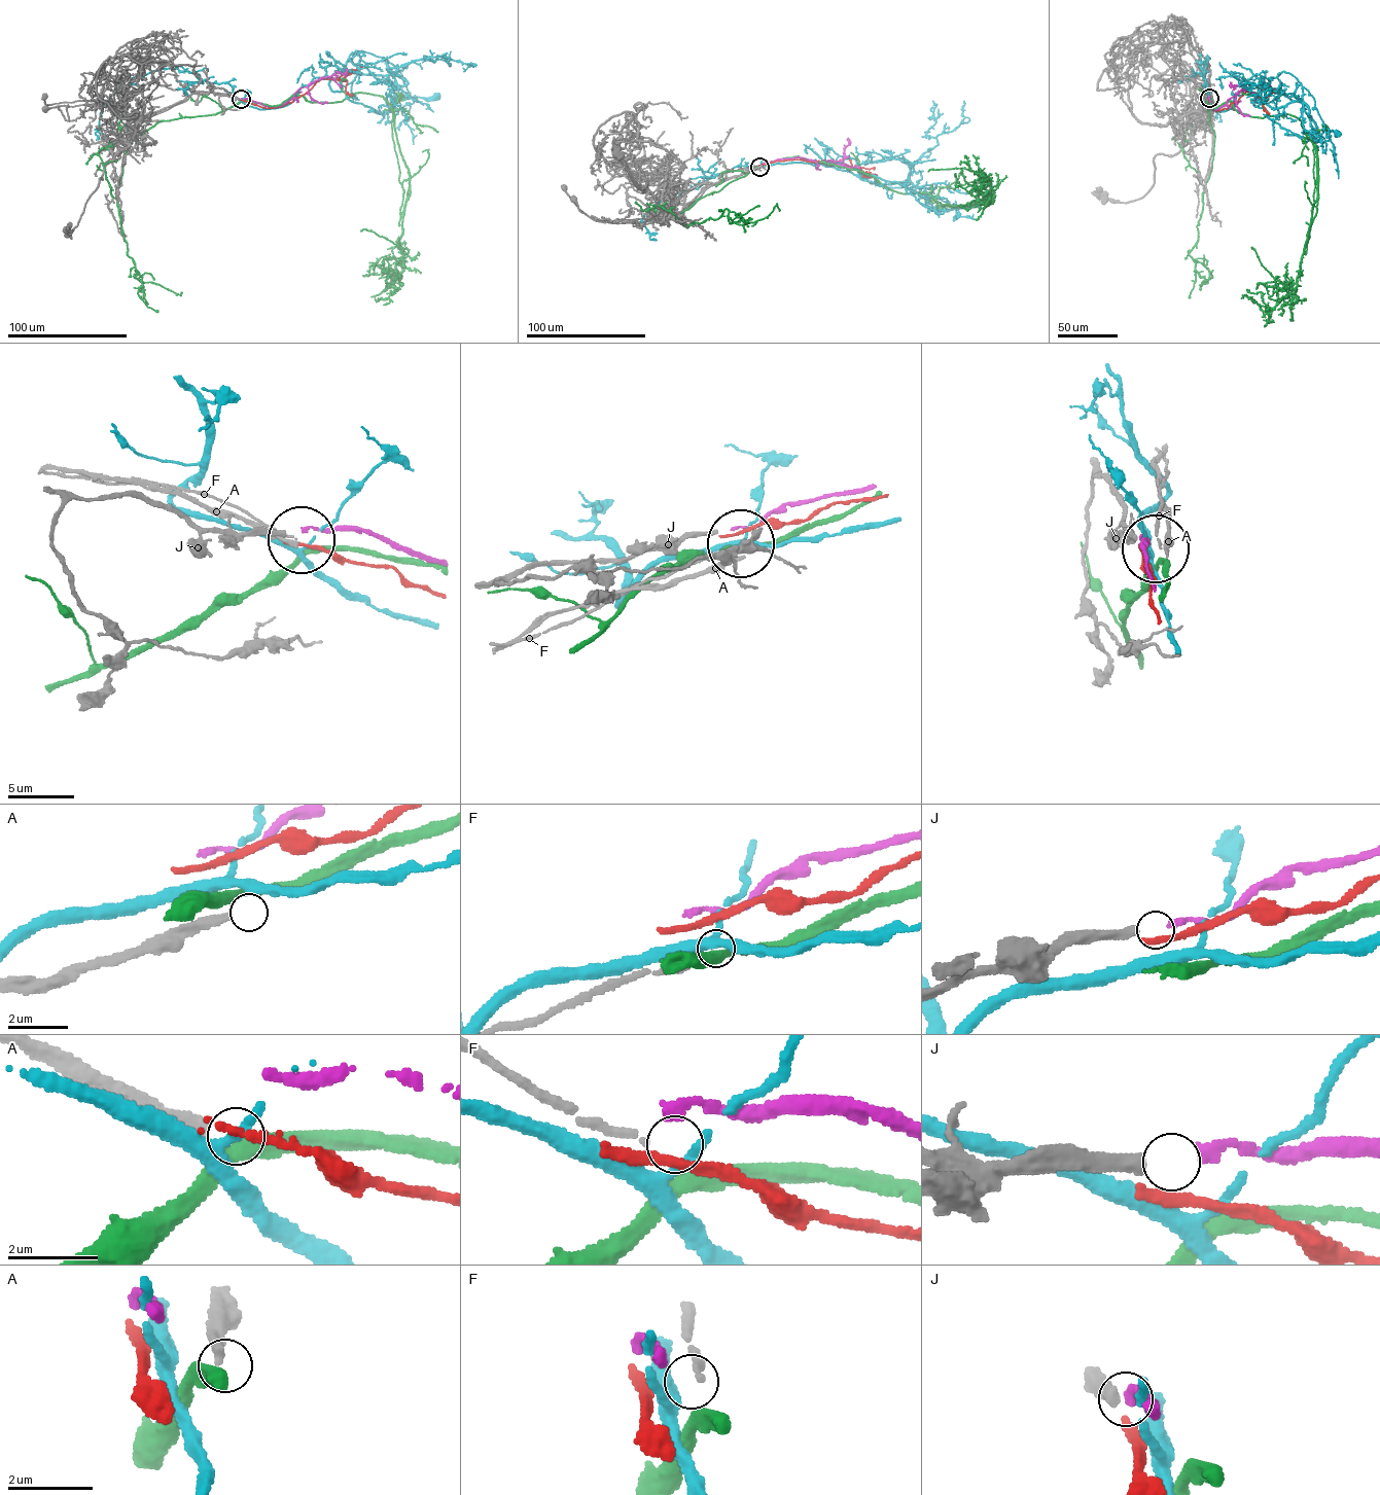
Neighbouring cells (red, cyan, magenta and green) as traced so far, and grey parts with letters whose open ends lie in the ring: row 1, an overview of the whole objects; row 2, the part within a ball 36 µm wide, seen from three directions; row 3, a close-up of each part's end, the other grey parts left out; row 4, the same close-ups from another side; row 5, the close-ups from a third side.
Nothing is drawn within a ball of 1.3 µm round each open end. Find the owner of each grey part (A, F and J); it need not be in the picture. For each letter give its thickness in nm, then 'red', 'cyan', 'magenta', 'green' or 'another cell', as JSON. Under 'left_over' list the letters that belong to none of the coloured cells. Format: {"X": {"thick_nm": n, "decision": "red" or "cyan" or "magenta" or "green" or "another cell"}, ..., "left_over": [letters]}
{"A": {"thick_nm": 260, "decision": "another cell"}, "F": {"thick_nm": 160, "decision": "another cell"}, "J": {"thick_nm": 340, "decision": "magenta"}, "left_over": ["A", "F"]}

